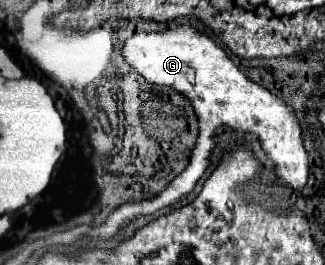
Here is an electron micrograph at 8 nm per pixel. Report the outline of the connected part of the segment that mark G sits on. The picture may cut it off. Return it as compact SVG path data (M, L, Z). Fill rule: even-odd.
M189 24L167 30L167 32L141 32L133 34L121 48L121 54L125 62L141 74L147 82L155 86L167 86L177 90L181 96L189 100L197 114L199 122L199 136L195 142L195 148L189 154L187 166L165 186L163 192L147 198L147 200L131 200L115 208L107 216L103 224L81 224L75 226L67 232L57 232L51 236L53 242L61 244L71 244L75 242L81 234L89 236L99 236L99 238L111 238L121 226L129 224L131 218L143 216L143 214L153 214L159 208L171 206L177 200L185 198L189 192L193 192L197 180L203 176L209 164L209 156L215 150L213 136L219 126L229 126L233 130L245 130L251 134L259 136L259 142L263 150L269 154L277 168L277 178L285 182L291 188L301 188L307 182L307 152L303 146L303 136L301 136L301 126L295 116L295 110L285 104L281 98L273 96L269 90L261 88L259 84L251 82L225 54L223 48L219 48L209 36L195 32Z

